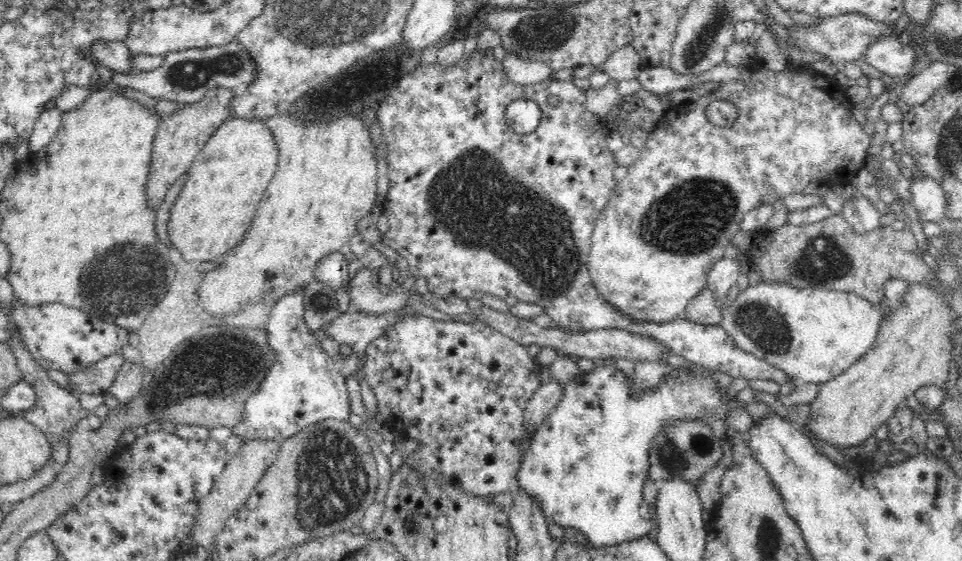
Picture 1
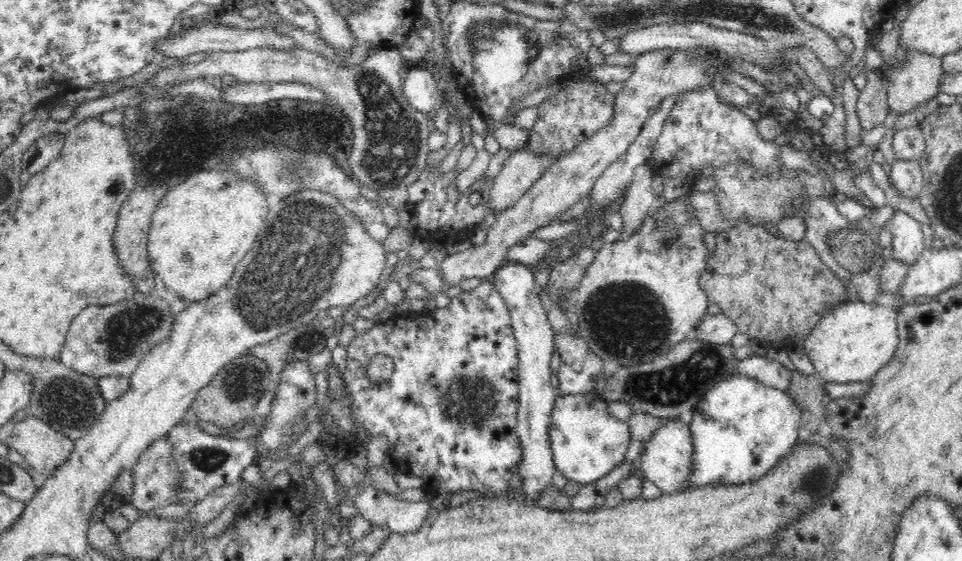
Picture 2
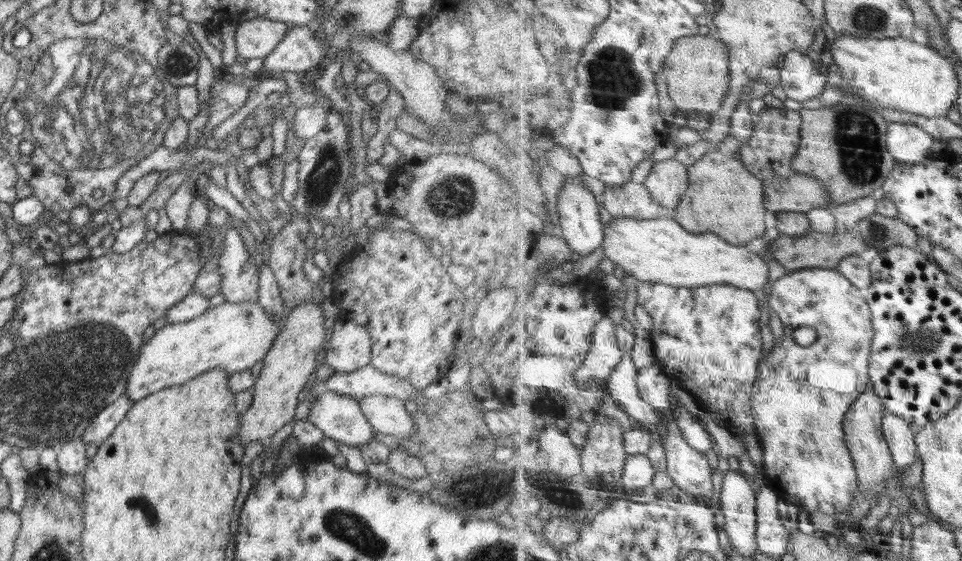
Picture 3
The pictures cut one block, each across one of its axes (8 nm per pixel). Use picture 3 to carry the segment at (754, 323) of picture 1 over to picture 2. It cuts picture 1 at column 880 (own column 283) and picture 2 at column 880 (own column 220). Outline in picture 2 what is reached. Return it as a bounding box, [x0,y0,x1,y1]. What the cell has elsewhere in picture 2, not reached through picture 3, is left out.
[801,301,899,382]

